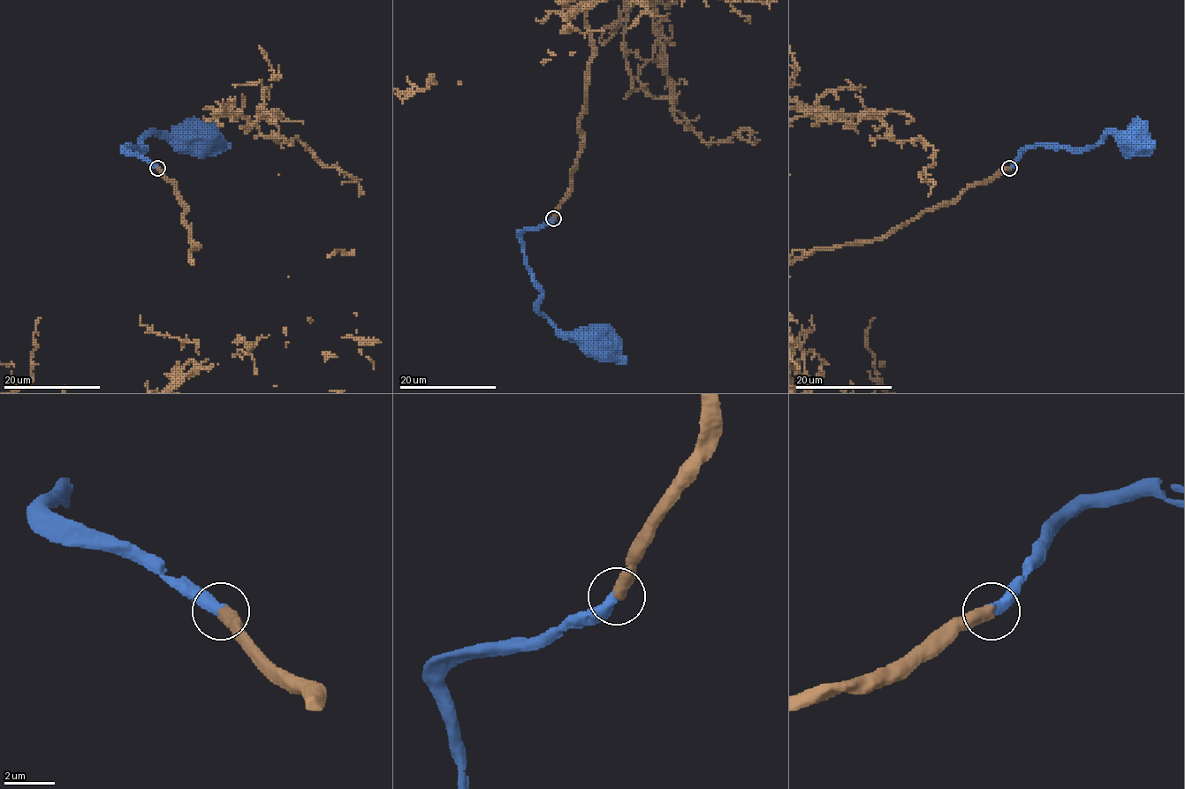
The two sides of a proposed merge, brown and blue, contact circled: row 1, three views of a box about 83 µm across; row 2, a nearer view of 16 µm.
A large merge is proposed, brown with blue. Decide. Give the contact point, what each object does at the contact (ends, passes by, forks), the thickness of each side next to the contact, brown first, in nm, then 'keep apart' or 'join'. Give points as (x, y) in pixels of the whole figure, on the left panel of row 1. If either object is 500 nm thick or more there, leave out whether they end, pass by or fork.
(157, 168) | brown ends | blue ends | 480/480 nm | join

